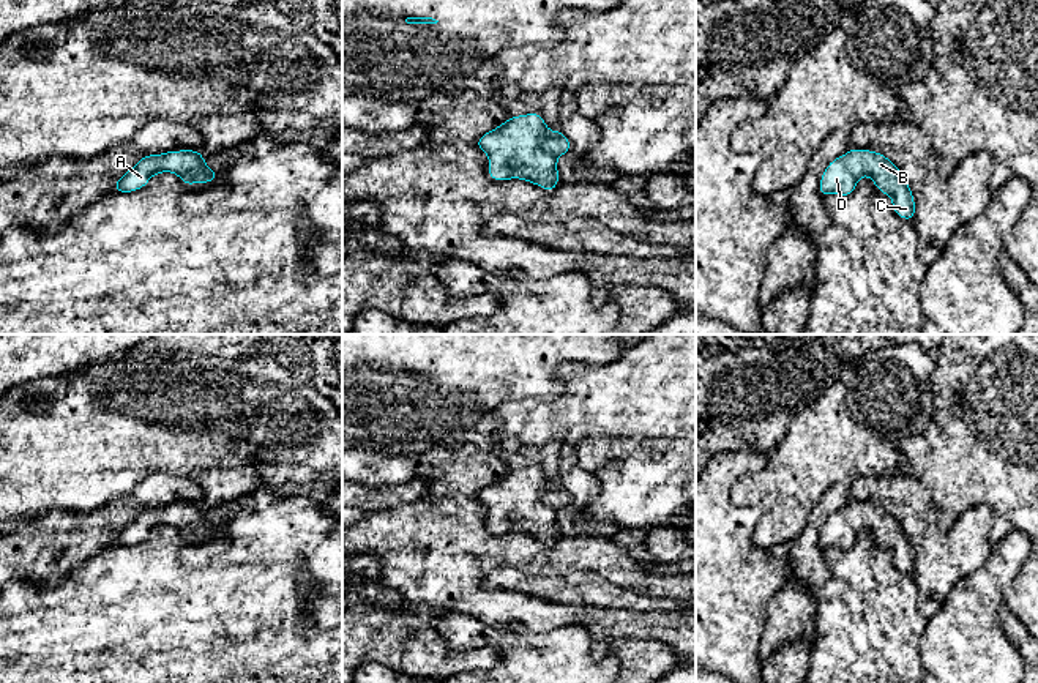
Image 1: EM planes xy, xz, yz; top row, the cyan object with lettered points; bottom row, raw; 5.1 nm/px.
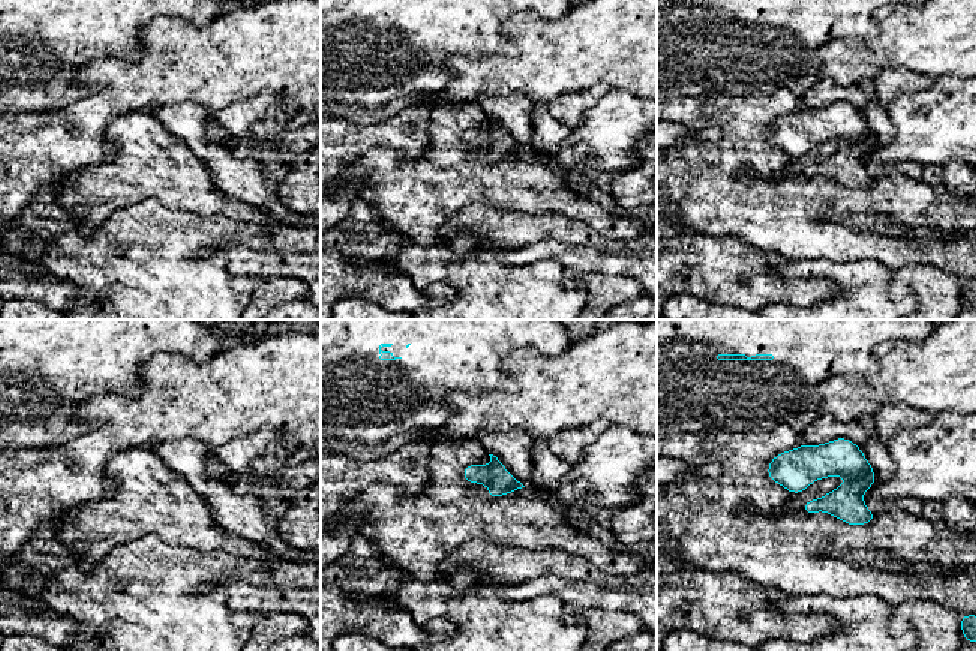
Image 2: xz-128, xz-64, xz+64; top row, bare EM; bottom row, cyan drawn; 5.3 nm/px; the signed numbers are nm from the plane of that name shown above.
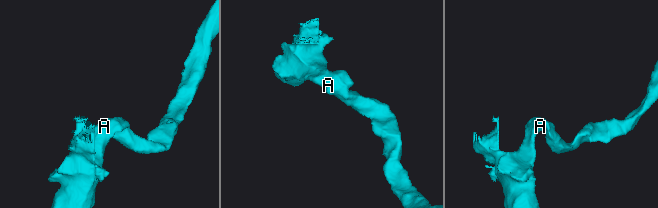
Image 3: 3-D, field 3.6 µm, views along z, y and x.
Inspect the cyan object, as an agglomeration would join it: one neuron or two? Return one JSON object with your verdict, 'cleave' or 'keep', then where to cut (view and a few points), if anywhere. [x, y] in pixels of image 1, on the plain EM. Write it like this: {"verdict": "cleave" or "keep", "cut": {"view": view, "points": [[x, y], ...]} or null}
{"verdict": "keep", "cut": null}

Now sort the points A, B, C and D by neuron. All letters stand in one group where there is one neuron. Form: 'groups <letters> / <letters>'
groups A B C D

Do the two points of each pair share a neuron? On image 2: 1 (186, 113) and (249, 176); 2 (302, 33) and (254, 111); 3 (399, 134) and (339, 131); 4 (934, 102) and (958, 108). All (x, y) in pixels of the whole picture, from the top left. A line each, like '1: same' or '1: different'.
1: same
2: different
3: same
4: same

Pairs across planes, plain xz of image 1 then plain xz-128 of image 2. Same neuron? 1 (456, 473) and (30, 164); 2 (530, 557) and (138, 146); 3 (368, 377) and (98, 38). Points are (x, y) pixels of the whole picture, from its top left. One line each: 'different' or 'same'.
1: different
2: same
3: same

